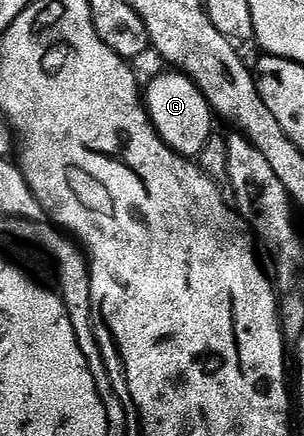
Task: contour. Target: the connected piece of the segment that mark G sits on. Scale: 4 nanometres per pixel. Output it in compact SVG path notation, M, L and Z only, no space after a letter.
M168 71L155 77L148 86L146 83L144 105L162 141L183 157L195 158L197 154L204 153L206 145L213 138L215 114L207 97L190 77L182 71Z

